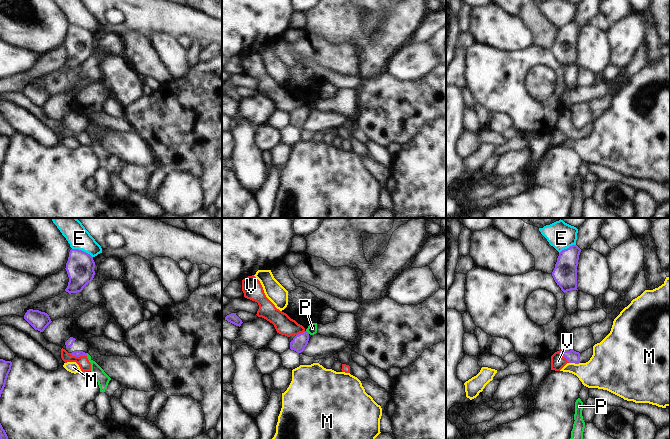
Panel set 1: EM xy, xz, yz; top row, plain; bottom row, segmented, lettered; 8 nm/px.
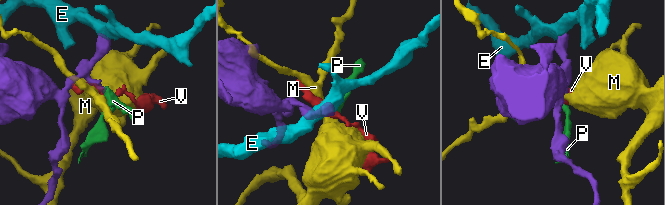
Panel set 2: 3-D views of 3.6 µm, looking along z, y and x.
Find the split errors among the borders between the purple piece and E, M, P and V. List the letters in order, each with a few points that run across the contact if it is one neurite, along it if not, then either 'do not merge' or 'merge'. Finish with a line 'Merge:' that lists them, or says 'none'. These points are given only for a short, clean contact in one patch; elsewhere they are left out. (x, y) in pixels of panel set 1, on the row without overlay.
E: do not merge
M: yz (569, 138), (579, 139) | do not merge
P: xz (306, 106), (309, 109) | do not merge
V: xy (70, 129), (76, 132), (86, 132) | do not merge
Merge: none

